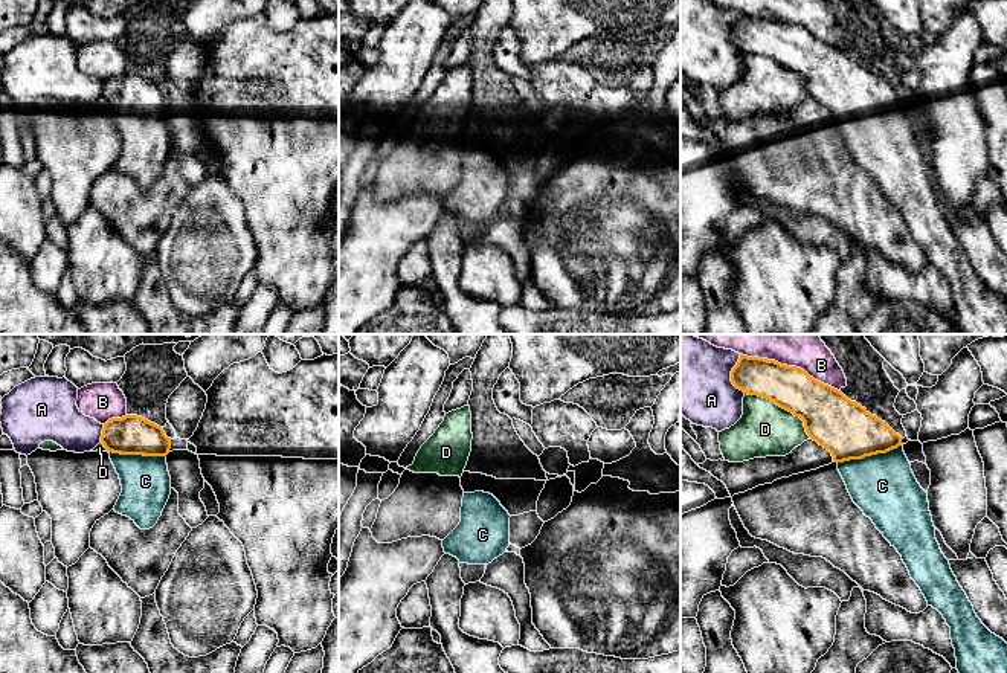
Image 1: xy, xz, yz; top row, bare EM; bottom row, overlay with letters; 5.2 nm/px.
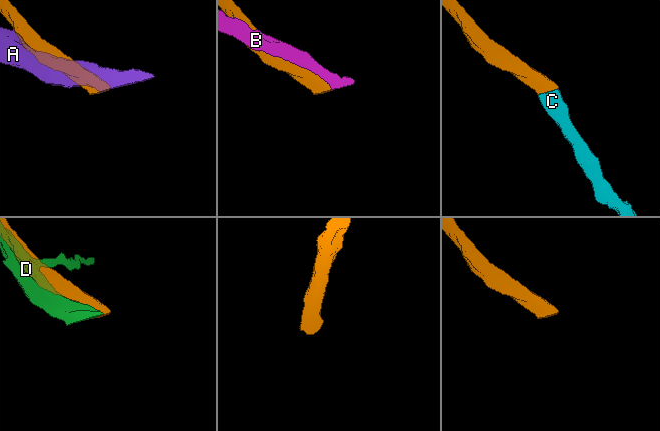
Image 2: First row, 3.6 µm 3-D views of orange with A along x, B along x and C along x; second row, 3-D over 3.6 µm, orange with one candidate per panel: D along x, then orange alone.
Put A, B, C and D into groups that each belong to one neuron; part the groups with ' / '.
A / B / C / D

